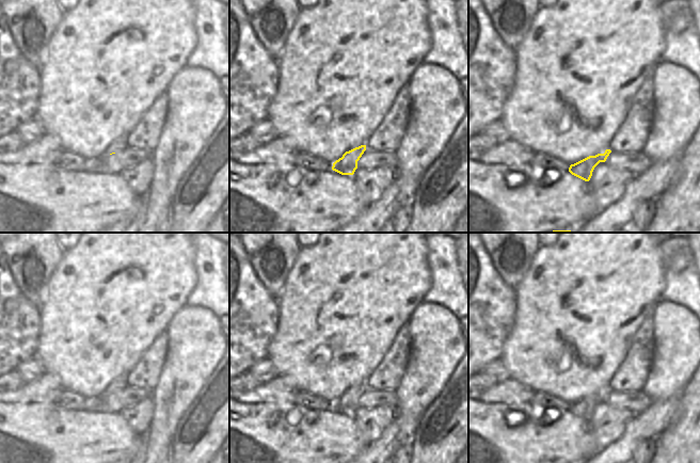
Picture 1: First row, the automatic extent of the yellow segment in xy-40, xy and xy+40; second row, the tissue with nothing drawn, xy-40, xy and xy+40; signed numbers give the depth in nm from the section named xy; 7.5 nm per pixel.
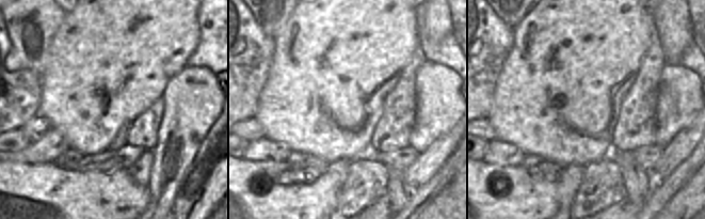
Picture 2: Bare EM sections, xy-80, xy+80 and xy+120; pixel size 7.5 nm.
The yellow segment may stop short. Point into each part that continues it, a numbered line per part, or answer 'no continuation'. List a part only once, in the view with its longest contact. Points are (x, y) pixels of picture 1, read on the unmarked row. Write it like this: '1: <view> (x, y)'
1: xy-40 (121, 382)

